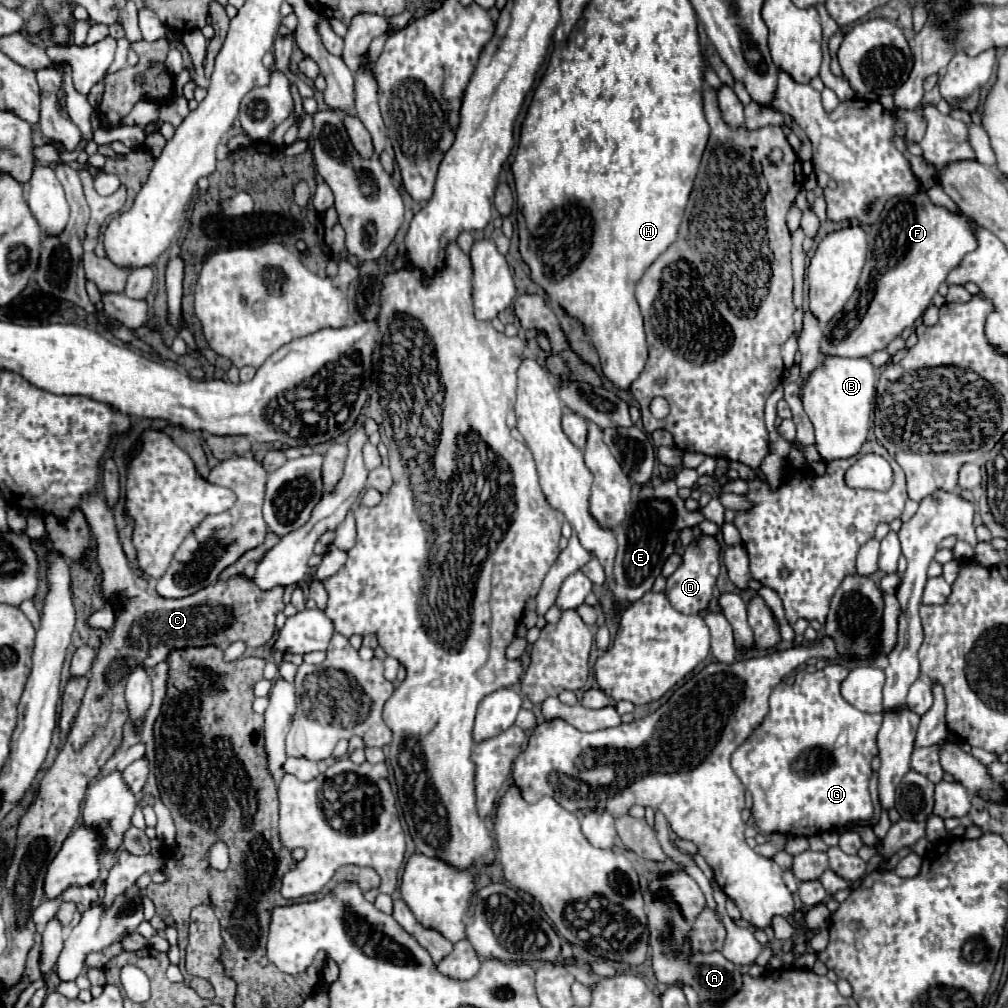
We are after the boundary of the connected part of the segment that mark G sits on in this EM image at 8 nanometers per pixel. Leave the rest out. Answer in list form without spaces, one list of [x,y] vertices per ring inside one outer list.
[[[829,663],[815,673],[797,671],[793,685],[779,683],[771,693],[769,713],[763,723],[735,749],[731,765],[745,789],[753,795],[751,815],[761,833],[811,837],[823,831],[835,831],[847,823],[869,821],[873,817],[869,777],[871,759],[879,751],[877,733],[881,729],[883,713],[863,713],[843,699],[839,687],[847,673],[847,667],[841,663]]]

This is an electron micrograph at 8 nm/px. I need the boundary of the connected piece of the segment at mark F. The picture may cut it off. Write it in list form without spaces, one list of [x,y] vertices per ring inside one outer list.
[[[925,193],[889,199],[877,223],[871,225],[867,243],[867,263],[863,267],[855,295],[849,299],[843,311],[823,327],[821,355],[825,357],[869,357],[875,351],[887,349],[887,345],[899,337],[905,327],[913,327],[913,323],[925,313],[947,273],[955,269],[969,251],[977,249],[975,223],[965,213],[951,213],[933,205]]]

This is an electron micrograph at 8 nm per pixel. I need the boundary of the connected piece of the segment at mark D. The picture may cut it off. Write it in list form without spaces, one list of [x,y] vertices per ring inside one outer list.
[[[701,533],[687,545],[681,559],[683,561],[677,567],[677,571],[671,577],[667,577],[665,597],[669,597],[669,603],[681,613],[701,613],[709,607],[709,601],[713,597],[713,587],[721,571],[721,545],[717,537]]]

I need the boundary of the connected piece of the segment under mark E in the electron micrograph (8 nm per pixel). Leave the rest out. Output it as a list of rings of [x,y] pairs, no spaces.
[[[665,481],[659,487],[645,485],[639,497],[631,503],[625,521],[615,529],[617,533],[617,557],[613,567],[613,613],[619,617],[621,611],[633,601],[639,601],[647,591],[651,591],[653,581],[659,577],[665,559],[675,551],[675,541],[679,539],[679,529],[695,527],[703,521],[699,511],[687,511],[683,499],[677,493],[675,481]]]

